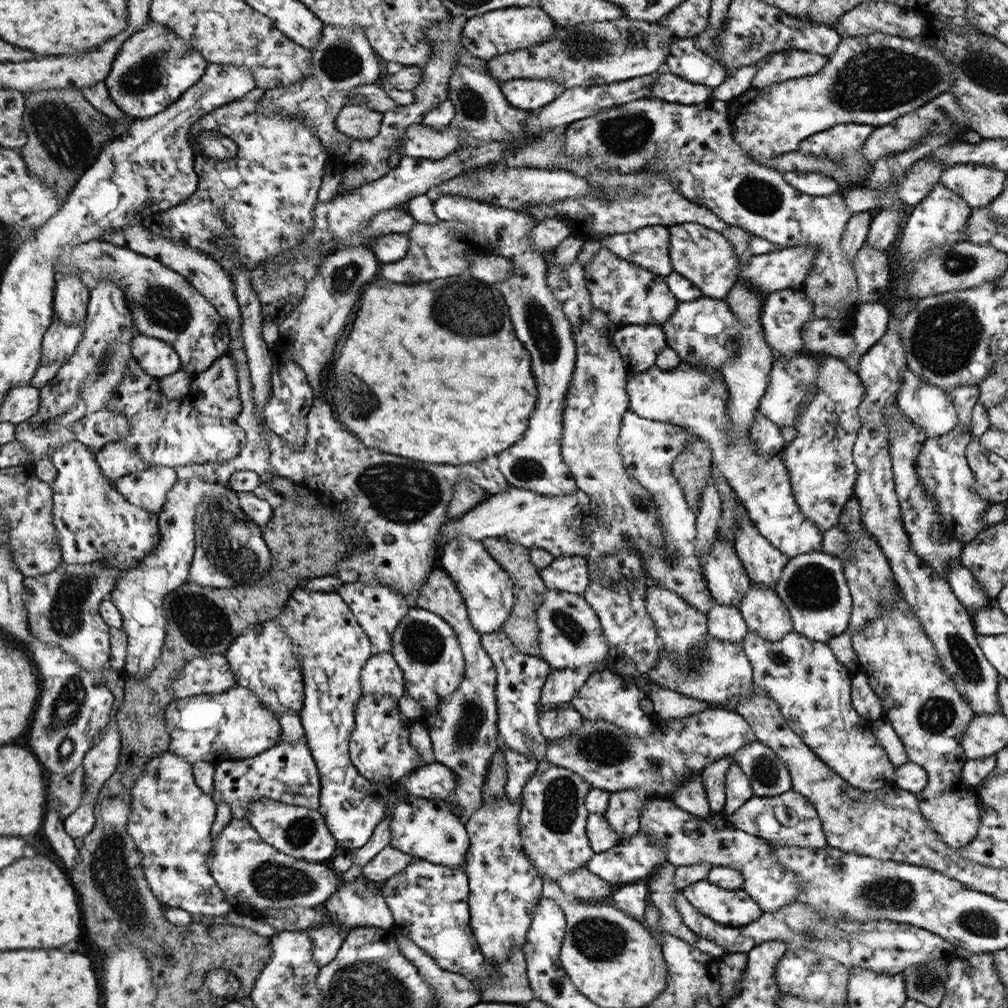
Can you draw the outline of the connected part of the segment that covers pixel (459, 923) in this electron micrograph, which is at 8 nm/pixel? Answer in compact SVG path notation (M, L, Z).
M418 859L410 863L404 870L397 872L393 877L387 878L380 884L388 908L393 914L392 930L413 938L426 953L429 953L438 965L448 972L455 972L462 976L469 976L475 982L489 982L495 968L487 962L481 951L477 938L474 937L471 922L469 896L471 894L468 873L462 868L450 868L433 861Z

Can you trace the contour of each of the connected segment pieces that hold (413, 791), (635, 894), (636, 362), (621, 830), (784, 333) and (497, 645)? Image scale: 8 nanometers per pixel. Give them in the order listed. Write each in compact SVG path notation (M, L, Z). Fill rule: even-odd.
M438 761L422 766L403 777L408 794L428 800L447 800L456 789L457 776Z
M635 881L634 883L623 884L614 894L611 895L614 900L614 908L621 909L630 917L637 918L642 925L648 929L654 940L662 945L660 934L656 930L650 930L649 924L645 921L646 898L648 898L648 889L644 881Z
M656 325L619 326L612 339L629 372L646 372L667 347L665 332Z
M632 789L614 792L610 796L609 804L603 815L610 828L621 838L620 842L629 840L639 832L639 818L641 808L648 802L664 800L667 798L644 789Z
M801 286L774 291L767 295L765 309L762 312L762 324L764 324L765 337L770 348L773 348L774 356L786 359L804 353L805 343L801 330L813 319L813 302L808 300L808 295Z
M503 630L483 634L480 637L480 642L482 648L492 660L494 669L496 669L495 696L500 740L503 740L508 749L528 753L538 762L545 760L548 740L543 738L541 734L538 703L540 702L540 696L542 696L544 684L548 675L550 675L551 667L540 658L518 653Z

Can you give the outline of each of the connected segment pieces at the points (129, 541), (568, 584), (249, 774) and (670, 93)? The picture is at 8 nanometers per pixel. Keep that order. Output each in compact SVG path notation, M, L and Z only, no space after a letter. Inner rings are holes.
M77 438L54 450L50 456L57 472L57 478L51 482L53 487L53 517L57 527L58 540L66 564L88 564L105 560L110 568L124 568L122 572L134 568L143 558L152 554L161 542L160 514L132 504L118 492L109 477L101 471L97 463L95 450L82 444Z
M562 556L541 570L548 590L562 590L582 595L592 581L589 577L587 557Z
M305 735L297 742L277 742L274 747L252 758L226 760L215 765L213 800L217 804L224 801L231 808L232 818L247 818L247 808L255 800L268 798L284 804L292 804L304 808L319 808L320 775L318 767L310 754L308 740Z
M660 73L651 88L650 96L678 104L700 104L712 98L713 88L694 84L674 73Z

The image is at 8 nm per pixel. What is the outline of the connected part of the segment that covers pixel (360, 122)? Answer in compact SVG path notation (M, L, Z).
M346 105L337 116L337 128L352 140L374 139L380 134L382 114L363 106Z

